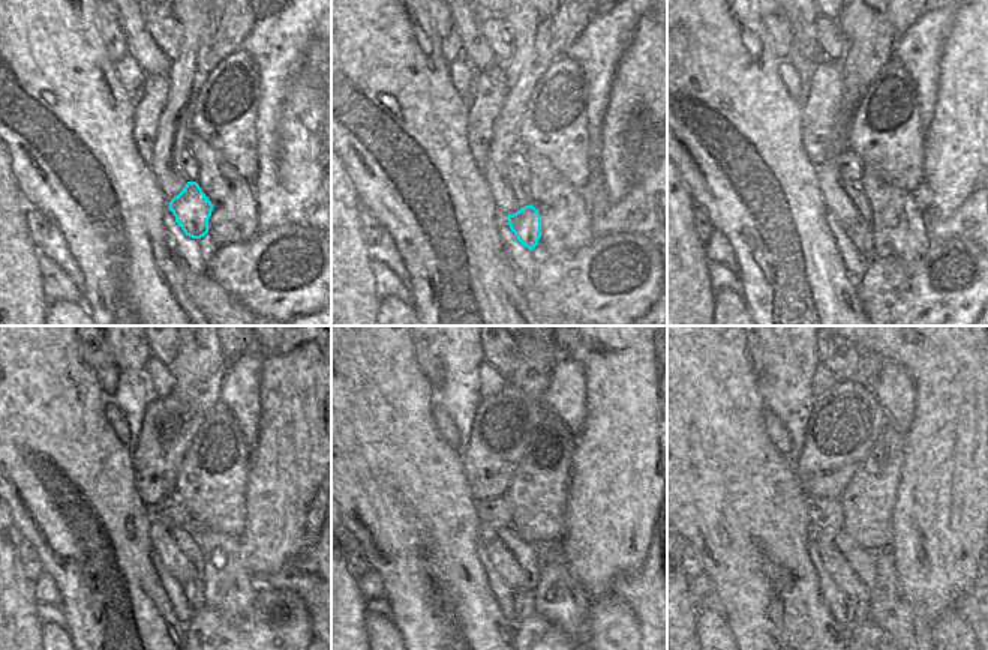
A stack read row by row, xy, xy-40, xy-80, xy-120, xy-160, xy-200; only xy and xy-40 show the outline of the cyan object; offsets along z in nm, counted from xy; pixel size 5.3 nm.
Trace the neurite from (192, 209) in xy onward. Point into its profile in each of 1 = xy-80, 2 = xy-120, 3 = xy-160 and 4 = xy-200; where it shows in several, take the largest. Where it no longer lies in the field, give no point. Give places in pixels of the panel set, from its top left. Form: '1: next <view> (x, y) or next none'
1: next xy-80 (862, 236)
2: next xy-120 (194, 589)
3: next xy-160 (523, 599)
4: next xy-200 (856, 611)

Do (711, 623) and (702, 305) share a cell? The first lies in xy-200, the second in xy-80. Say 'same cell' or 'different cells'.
different cells

